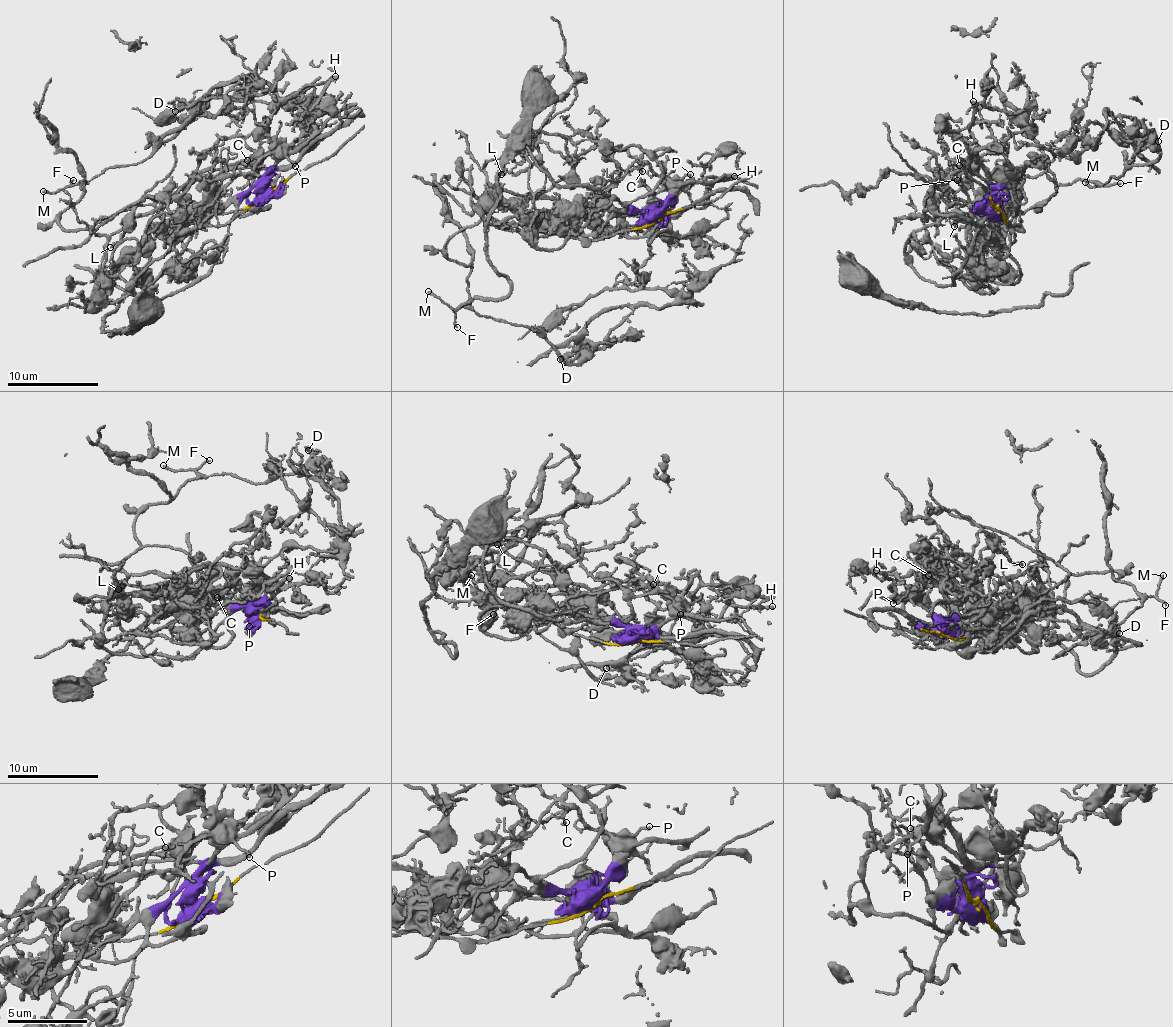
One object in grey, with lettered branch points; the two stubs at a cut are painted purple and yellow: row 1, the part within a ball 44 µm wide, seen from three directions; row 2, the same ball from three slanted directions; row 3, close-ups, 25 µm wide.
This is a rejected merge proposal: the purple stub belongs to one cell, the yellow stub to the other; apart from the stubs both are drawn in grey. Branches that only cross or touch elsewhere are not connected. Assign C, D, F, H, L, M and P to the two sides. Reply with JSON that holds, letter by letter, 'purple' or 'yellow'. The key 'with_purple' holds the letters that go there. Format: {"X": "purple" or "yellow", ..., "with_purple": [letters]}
{"C": "purple", "D": "purple", "F": "yellow", "H": "purple", "L": "purple", "M": "yellow", "P": "purple", "with_purple": ["C", "D", "H", "L", "P"]}

